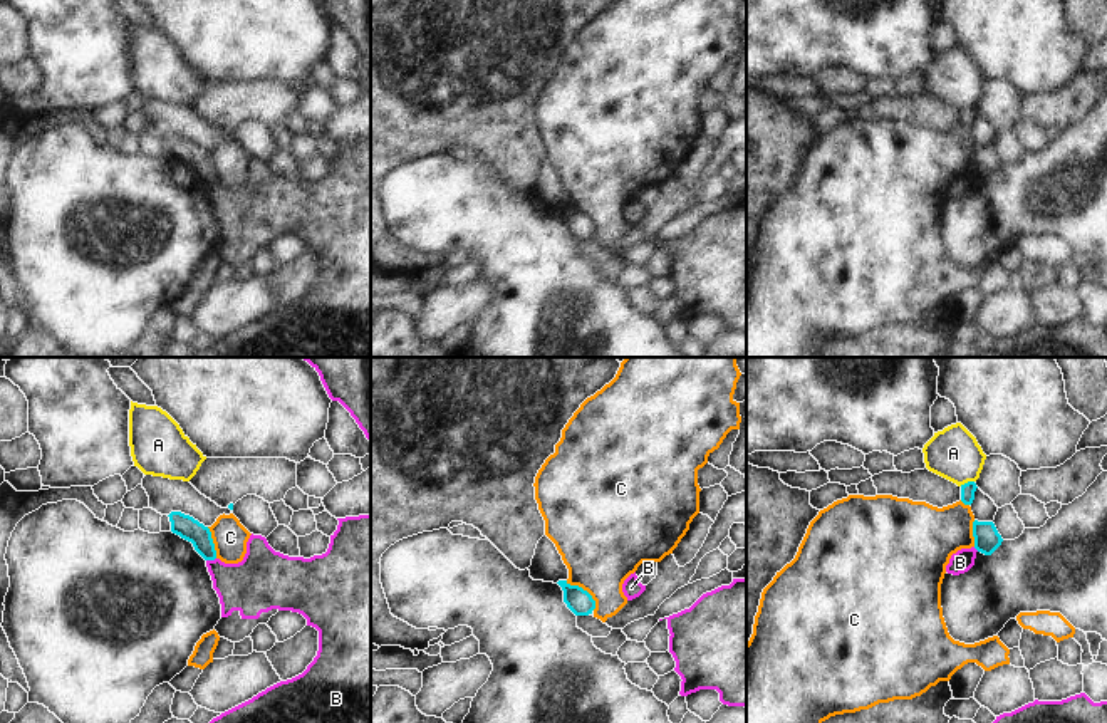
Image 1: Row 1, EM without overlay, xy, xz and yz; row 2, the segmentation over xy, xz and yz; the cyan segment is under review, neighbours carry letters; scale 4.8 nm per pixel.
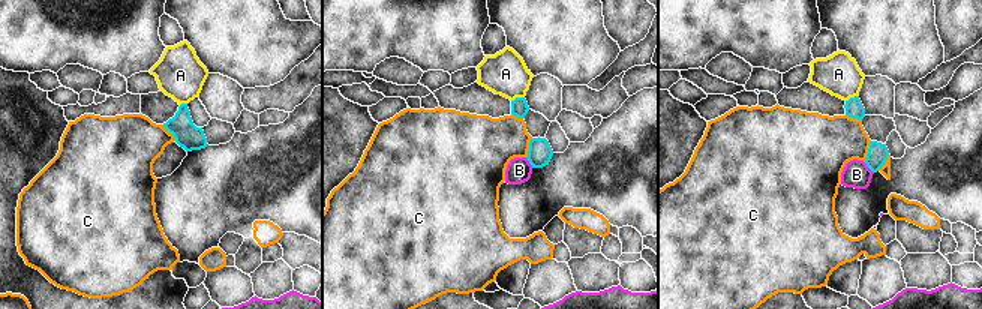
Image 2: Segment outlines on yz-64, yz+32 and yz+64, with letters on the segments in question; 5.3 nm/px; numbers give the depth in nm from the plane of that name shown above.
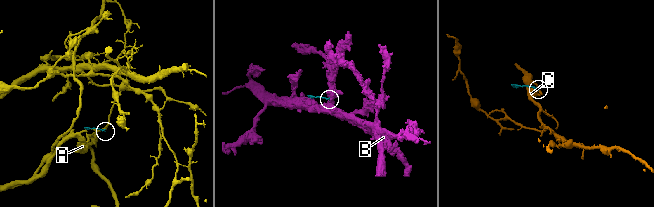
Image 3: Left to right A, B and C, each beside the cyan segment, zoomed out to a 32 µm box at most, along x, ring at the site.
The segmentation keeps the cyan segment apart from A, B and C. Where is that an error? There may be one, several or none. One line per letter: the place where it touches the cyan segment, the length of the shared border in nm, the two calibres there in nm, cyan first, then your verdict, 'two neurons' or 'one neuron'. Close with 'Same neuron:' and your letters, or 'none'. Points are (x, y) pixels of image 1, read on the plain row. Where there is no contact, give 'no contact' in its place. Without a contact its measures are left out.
A: meets cyan in yz at (968, 106); contact 80 nm long; 70 nm thick on the cyan side, 260 nm on the other; two neurons
B: meets cyan in xy at (210, 183); contact 50 nm long; 110 nm thick on the cyan side, 260 nm on the other; two neurons
C: meets cyan in xz at (582, 213); contact 200 nm long; 120 nm thick on the cyan side, 420 nm on the other; two neurons
Same neuron: none

